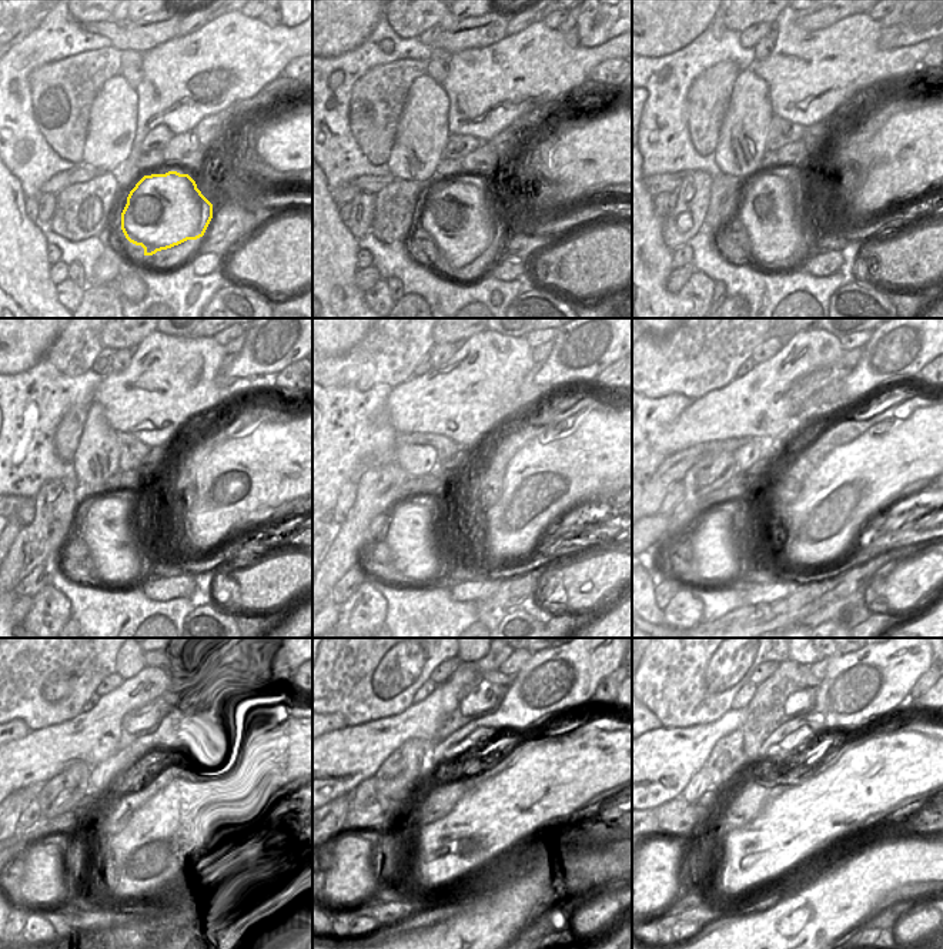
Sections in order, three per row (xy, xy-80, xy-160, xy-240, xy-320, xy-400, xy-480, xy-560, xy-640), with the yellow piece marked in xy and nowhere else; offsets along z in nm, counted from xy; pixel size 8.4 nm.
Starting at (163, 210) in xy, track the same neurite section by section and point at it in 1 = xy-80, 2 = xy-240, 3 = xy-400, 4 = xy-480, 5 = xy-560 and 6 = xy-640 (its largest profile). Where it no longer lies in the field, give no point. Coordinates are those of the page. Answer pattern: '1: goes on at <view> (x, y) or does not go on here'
1: goes on at xy-80 (462, 217)
2: goes on at xy-240 (121, 535)
3: goes on at xy-400 (716, 551)
4: goes on at xy-480 (43, 888)
5: goes on at xy-560 (355, 875)
6: goes on at xy-640 (661, 878)

